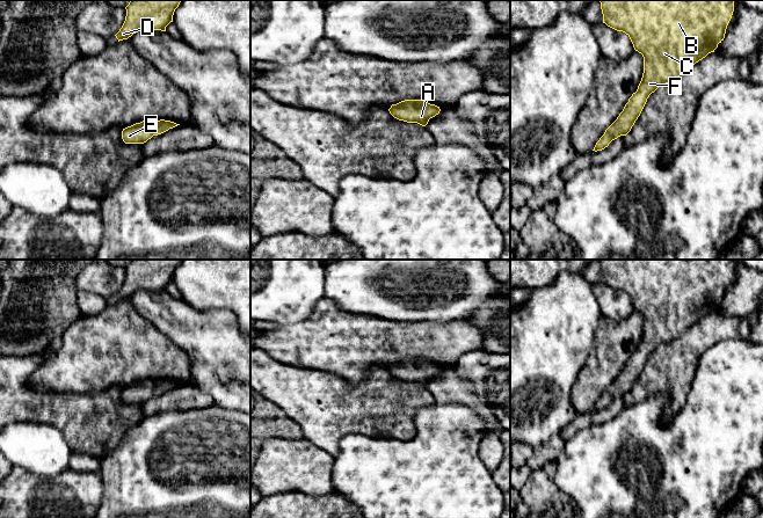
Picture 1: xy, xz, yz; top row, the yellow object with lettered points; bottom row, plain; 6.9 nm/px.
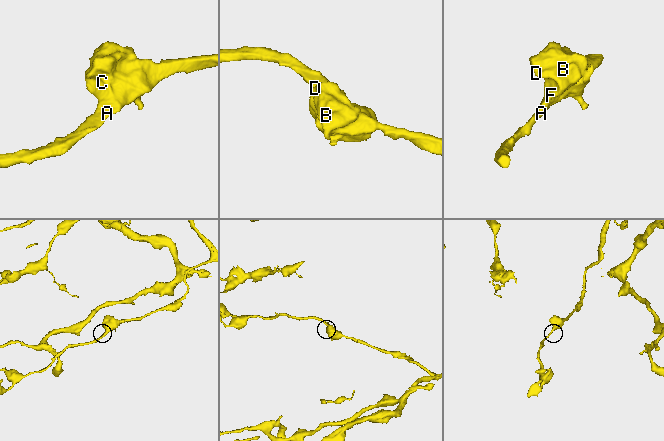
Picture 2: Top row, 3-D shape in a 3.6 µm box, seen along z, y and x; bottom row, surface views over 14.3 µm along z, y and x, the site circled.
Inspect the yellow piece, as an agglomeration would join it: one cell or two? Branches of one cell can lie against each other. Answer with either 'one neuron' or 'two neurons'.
one neuron

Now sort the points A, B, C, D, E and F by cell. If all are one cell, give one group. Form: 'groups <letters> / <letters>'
groups A B C D E F

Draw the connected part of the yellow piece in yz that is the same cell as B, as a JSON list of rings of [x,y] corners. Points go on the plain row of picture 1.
[[[600,260],[603,283],[625,292],[635,311],[644,316],[644,333],[635,352],[617,379],[605,389],[593,410],[602,410],[620,395],[626,395],[640,375],[647,358],[692,324],[714,312],[725,298],[734,271],[734,260]]]

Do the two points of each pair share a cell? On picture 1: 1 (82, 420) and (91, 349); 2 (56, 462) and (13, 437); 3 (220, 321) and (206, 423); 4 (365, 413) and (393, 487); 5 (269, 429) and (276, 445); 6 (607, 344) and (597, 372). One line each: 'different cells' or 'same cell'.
1: different cells
2: same cell
3: different cells
4: different cells
5: different cells
6: same cell

